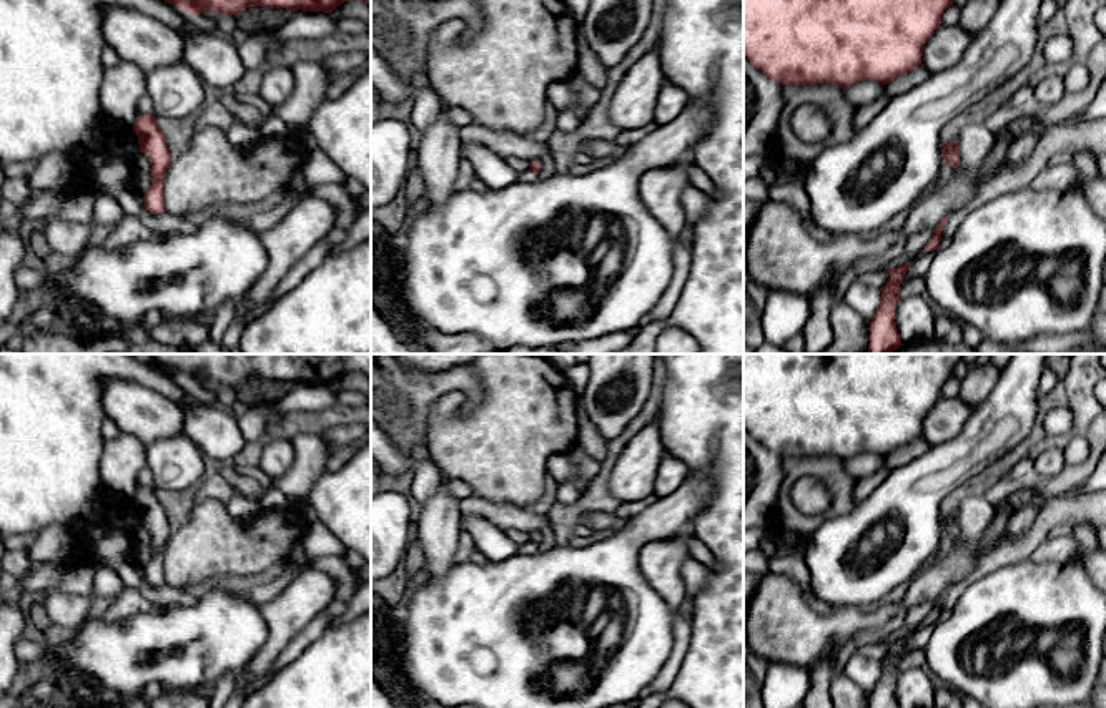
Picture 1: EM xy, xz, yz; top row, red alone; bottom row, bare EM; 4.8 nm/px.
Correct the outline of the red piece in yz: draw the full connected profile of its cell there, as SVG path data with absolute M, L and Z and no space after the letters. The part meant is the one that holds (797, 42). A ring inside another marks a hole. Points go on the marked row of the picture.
M743 0L743 55L768 78L782 85L815 85L832 83L847 90L863 80L875 80L881 85L890 83L900 75L906 75L921 65L925 43L941 23L943 12L956 0Z

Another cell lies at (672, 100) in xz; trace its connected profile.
M665 80L655 105L654 126L674 121L689 101L689 96L680 88Z

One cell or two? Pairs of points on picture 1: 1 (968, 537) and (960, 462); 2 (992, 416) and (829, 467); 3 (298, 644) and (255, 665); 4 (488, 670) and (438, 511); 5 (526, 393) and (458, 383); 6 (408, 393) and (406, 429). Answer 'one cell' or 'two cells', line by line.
1: two cells
2: two cells
3: two cells
4: two cells
5: two cells
6: one cell

